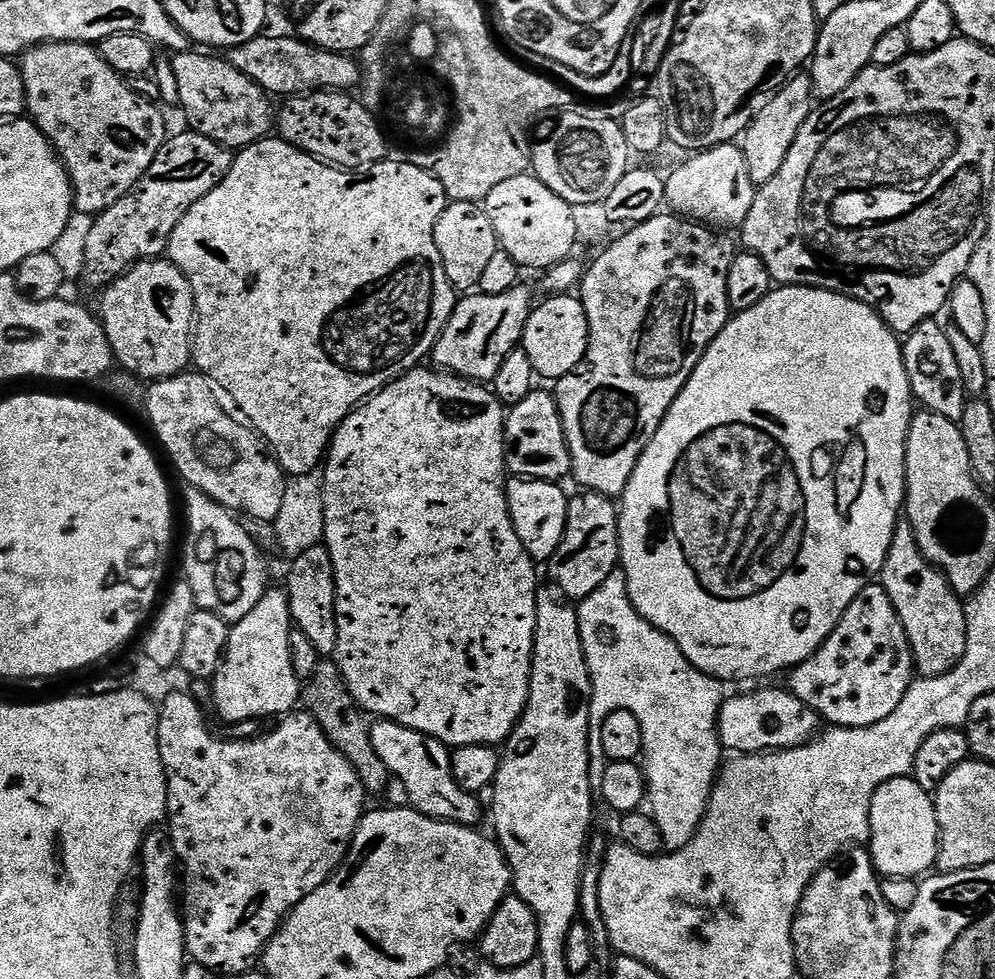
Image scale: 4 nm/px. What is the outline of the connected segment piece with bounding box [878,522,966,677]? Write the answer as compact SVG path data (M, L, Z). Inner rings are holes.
M906 522L897 523L890 550L886 554L879 583L884 585L910 642L912 663L921 677L946 674L966 654L965 601L956 595L943 572L922 554L914 530Z

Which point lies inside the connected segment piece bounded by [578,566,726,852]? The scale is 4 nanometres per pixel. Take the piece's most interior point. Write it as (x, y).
(633, 666)

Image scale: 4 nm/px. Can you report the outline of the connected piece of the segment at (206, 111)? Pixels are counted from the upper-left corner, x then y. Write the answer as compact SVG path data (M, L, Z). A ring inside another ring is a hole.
M189 50L186 52L177 52L175 55L171 57L171 62L173 64L174 75L178 80L178 98L180 99L179 107L184 110L184 116L189 120L191 131L197 132L200 136L205 136L206 138L210 138L216 144L221 144L222 147L229 150L239 150L242 148L248 148L251 144L257 144L260 140L265 139L269 135L268 132L273 131L274 128L274 108L272 112L272 104L273 101L270 99L269 93L265 92L260 85L256 84L250 78L246 78L246 74L242 74L236 67L234 67L231 62L226 58L218 57L216 54L208 54L212 56L203 56L200 52L195 52L195 50Z

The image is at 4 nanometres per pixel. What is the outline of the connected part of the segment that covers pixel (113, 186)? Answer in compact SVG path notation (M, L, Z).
M66 42L65 44L38 44L35 48L29 48L27 52L23 53L18 67L22 74L24 89L26 90L27 115L30 117L32 123L40 129L41 134L52 143L52 147L56 149L56 155L60 157L60 161L64 164L64 169L68 171L68 180L72 183L75 211L79 215L81 212L82 215L88 216L87 218L99 216L101 212L104 212L110 206L114 206L114 202L121 200L144 177L146 170L154 162L158 150L164 145L166 139L163 114L156 109L157 105L153 101L134 94L134 90L130 90L128 80L121 76L119 72L114 71L110 66L110 62L106 62L106 58L102 58L100 51L91 44L75 44L74 42Z

